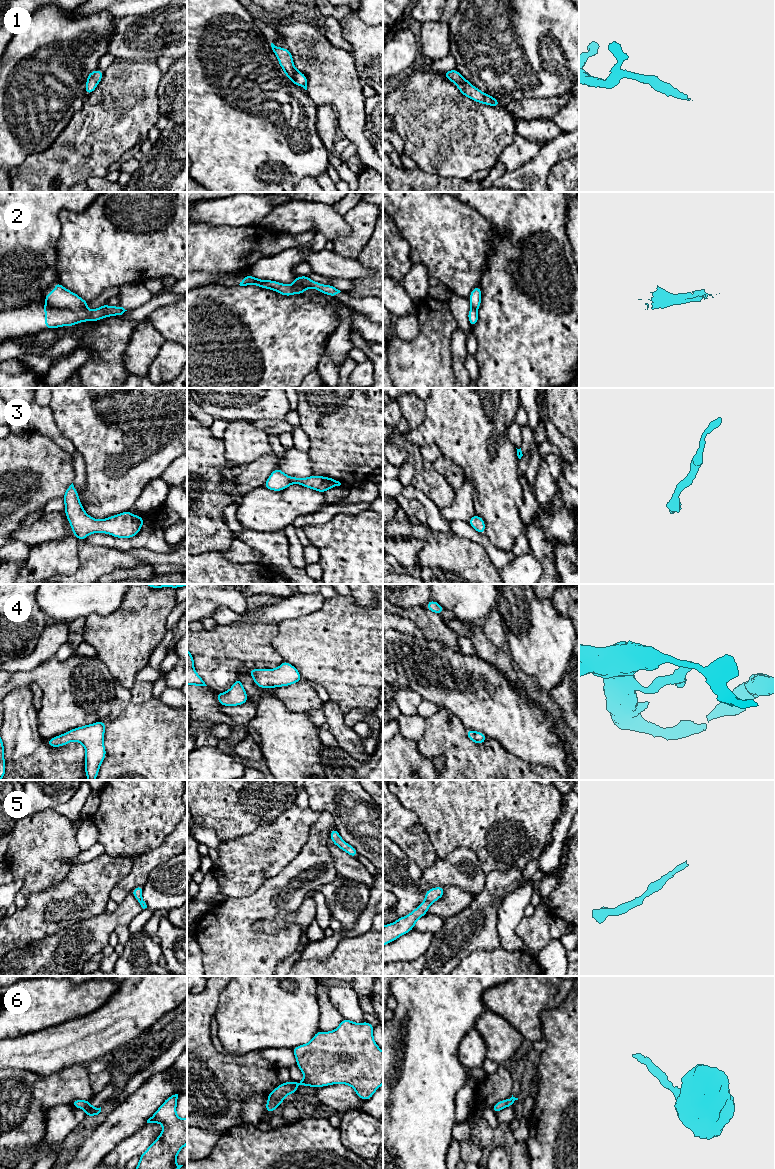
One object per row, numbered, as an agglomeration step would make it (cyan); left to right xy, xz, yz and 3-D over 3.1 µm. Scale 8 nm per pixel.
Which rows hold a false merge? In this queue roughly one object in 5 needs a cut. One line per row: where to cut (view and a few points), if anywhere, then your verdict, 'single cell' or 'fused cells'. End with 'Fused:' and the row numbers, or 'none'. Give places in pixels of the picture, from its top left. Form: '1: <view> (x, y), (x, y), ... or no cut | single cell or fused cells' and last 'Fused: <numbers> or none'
1: no cut | single cell
2: xy (47, 302), (56, 307), (75, 310), (86, 309) | fused cells
3: no cut | single cell
4: no cut | single cell
5: no cut | single cell
6: no cut | single cell
Fused: 2

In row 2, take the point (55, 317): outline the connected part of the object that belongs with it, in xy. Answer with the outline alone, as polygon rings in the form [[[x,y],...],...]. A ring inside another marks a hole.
[[[48,303],[43,304],[46,314],[46,329],[53,329],[62,326],[73,326],[84,321],[98,321],[109,316],[122,315],[125,311],[123,307],[101,306],[94,310],[84,309],[80,311],[56,308]]]

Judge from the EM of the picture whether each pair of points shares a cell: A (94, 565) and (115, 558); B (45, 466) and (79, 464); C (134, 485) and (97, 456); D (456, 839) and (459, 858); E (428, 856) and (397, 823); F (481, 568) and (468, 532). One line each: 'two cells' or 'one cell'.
A: one cell
B: two cells
C: one cell
D: two cells
E: one cell
F: two cells

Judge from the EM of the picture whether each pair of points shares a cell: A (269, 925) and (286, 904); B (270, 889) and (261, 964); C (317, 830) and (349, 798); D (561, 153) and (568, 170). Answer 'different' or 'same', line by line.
A: different
B: same
C: different
D: different

